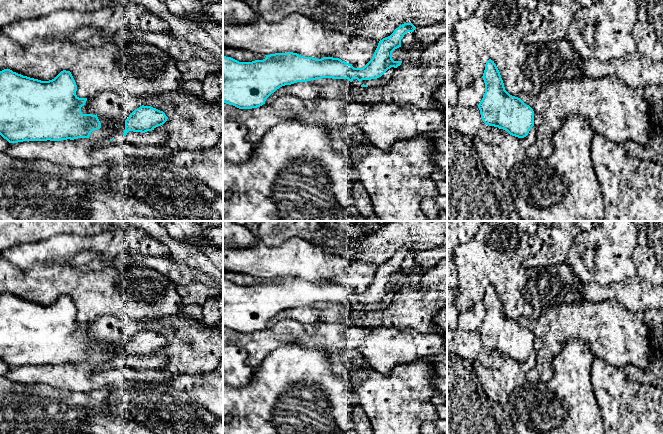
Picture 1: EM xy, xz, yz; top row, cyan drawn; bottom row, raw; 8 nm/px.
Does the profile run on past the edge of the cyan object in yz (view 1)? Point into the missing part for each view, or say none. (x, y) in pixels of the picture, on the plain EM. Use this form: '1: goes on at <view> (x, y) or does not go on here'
1: does not go on here

